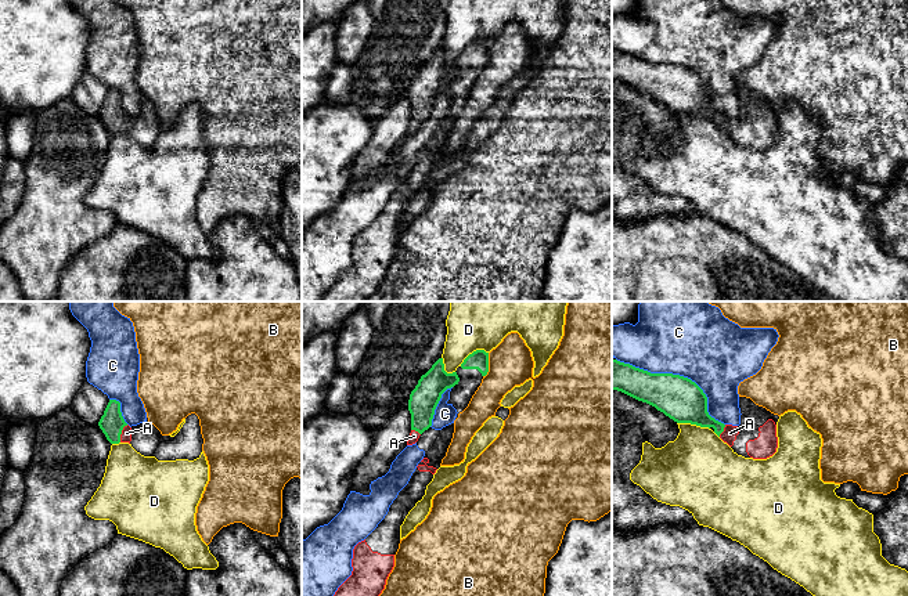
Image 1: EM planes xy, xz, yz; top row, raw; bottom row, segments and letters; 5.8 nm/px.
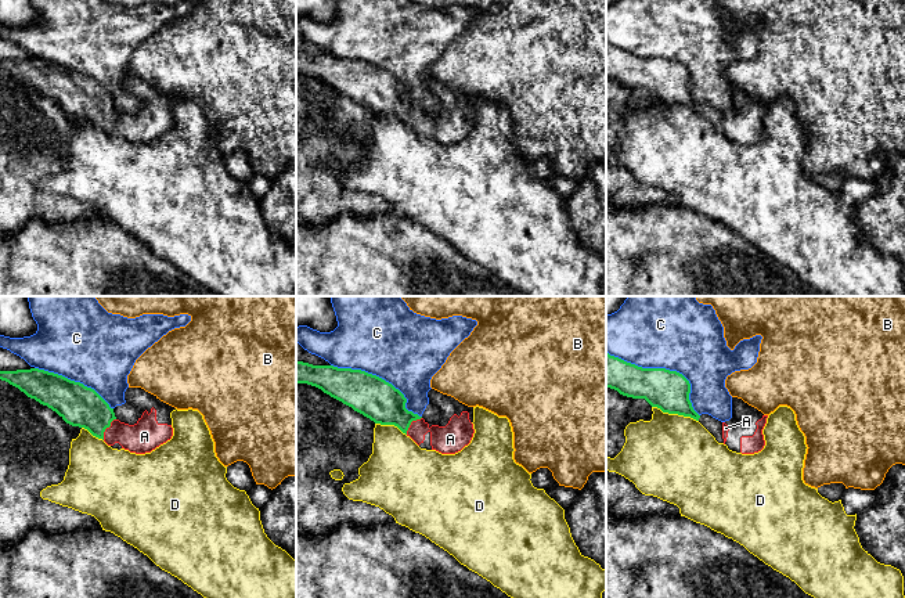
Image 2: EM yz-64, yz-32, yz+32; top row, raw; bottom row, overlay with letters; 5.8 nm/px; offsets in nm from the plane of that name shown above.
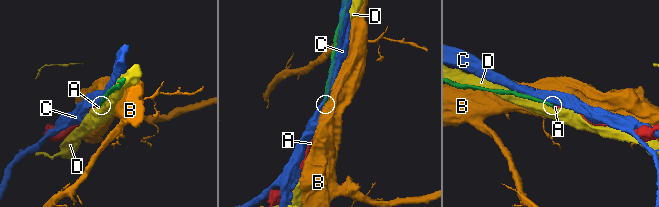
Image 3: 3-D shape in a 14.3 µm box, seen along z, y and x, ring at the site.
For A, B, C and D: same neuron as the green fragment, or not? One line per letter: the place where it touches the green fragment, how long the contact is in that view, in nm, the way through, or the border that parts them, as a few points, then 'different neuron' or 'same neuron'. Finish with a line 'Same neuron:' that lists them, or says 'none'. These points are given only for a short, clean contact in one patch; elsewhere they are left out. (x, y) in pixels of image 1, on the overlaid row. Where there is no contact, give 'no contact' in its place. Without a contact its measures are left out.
A: meets green in xy at (121, 433); contact 120 nm long; runs through xy (111, 423), (121, 433), (126, 433); same neuron
B: meets green in xz at (487, 365); contact 150 nm long; different neuron
C: meets green in yz at (678, 375); contact 750 nm long; different neuron
D: meets green in yz at (694, 423); contact 200 nm long; different neuron
Same neuron: A

